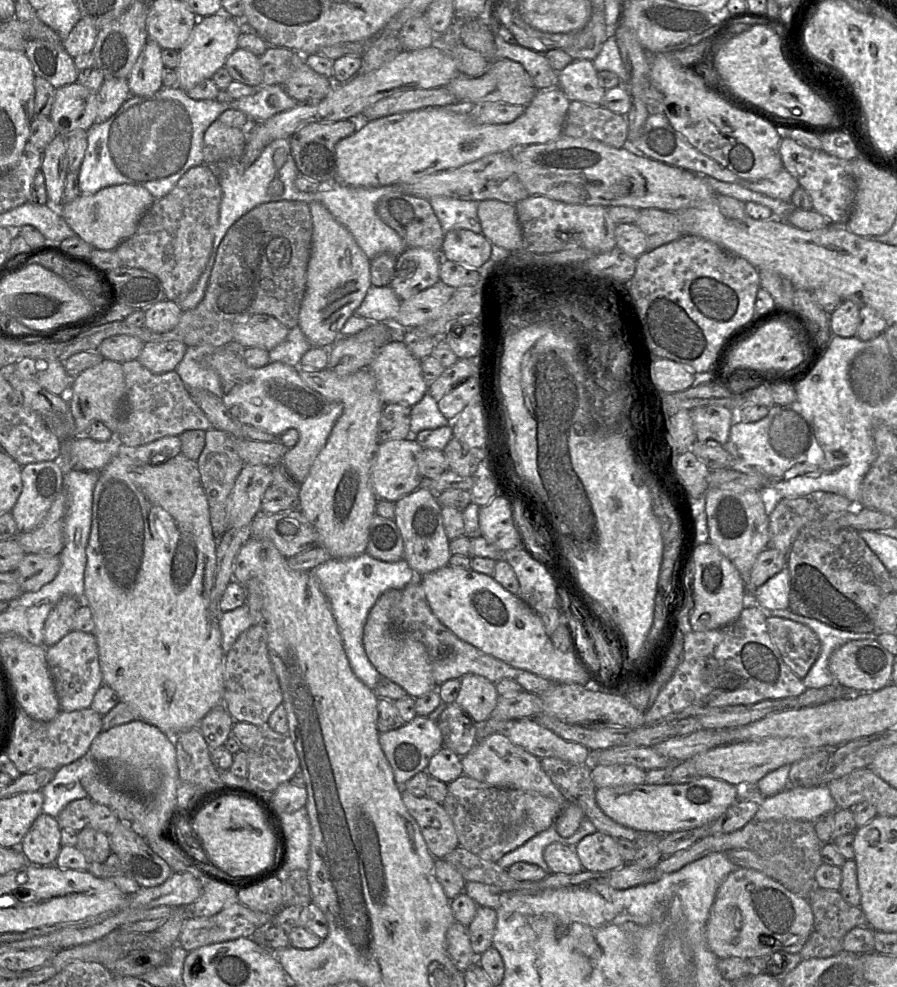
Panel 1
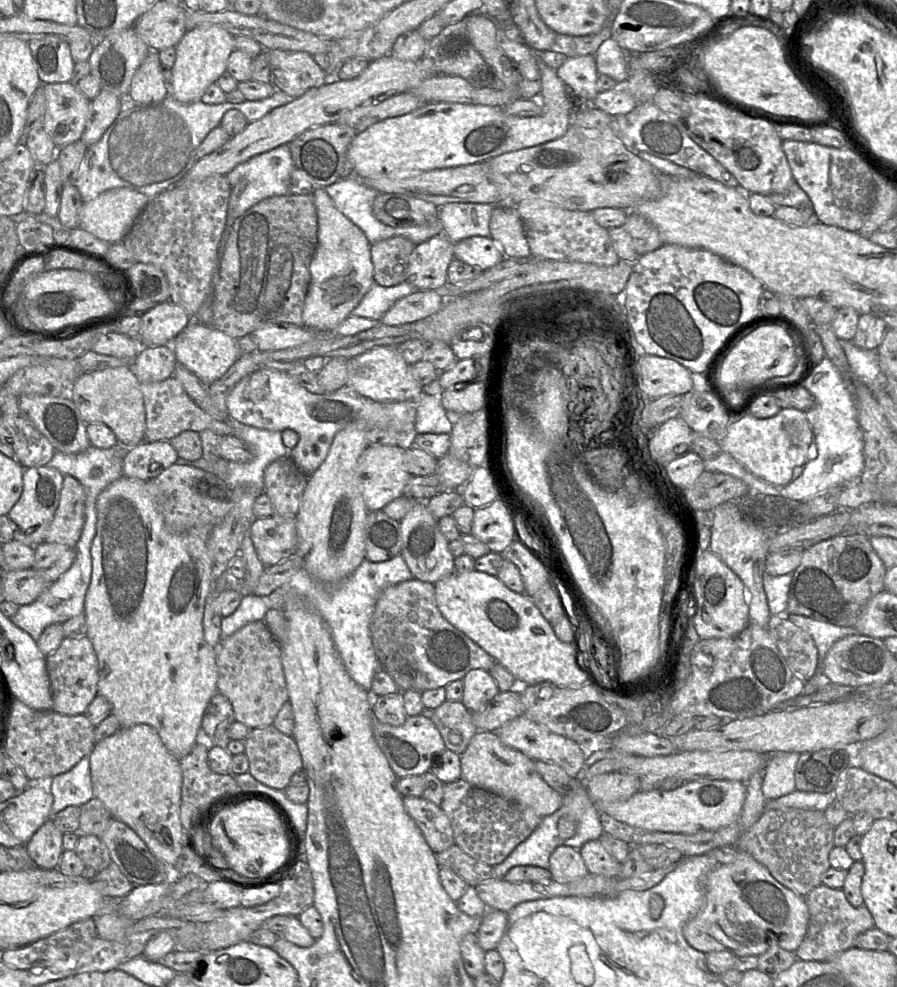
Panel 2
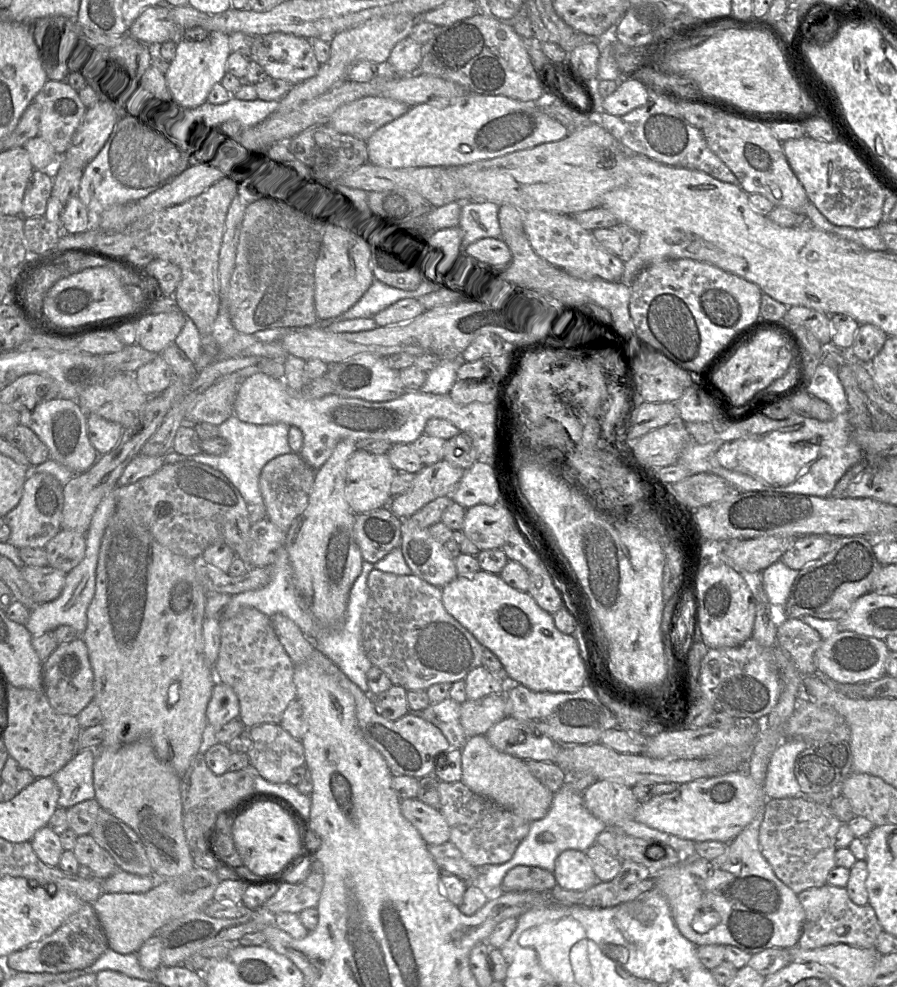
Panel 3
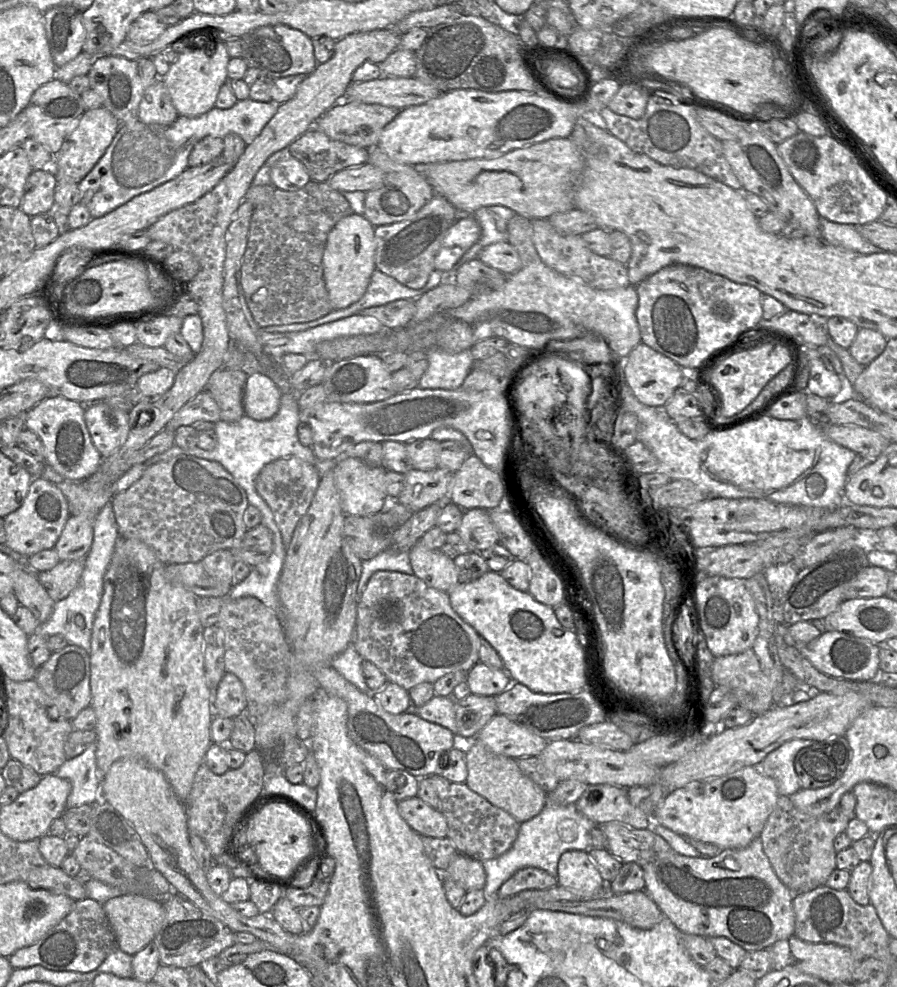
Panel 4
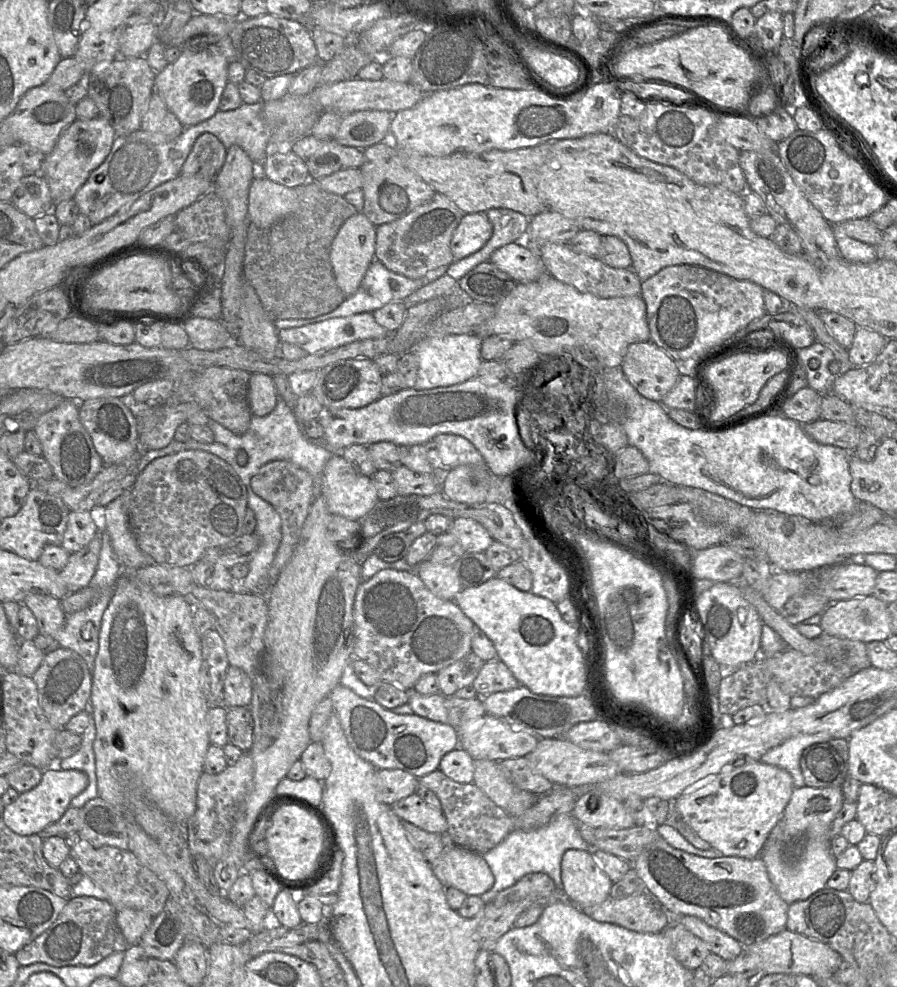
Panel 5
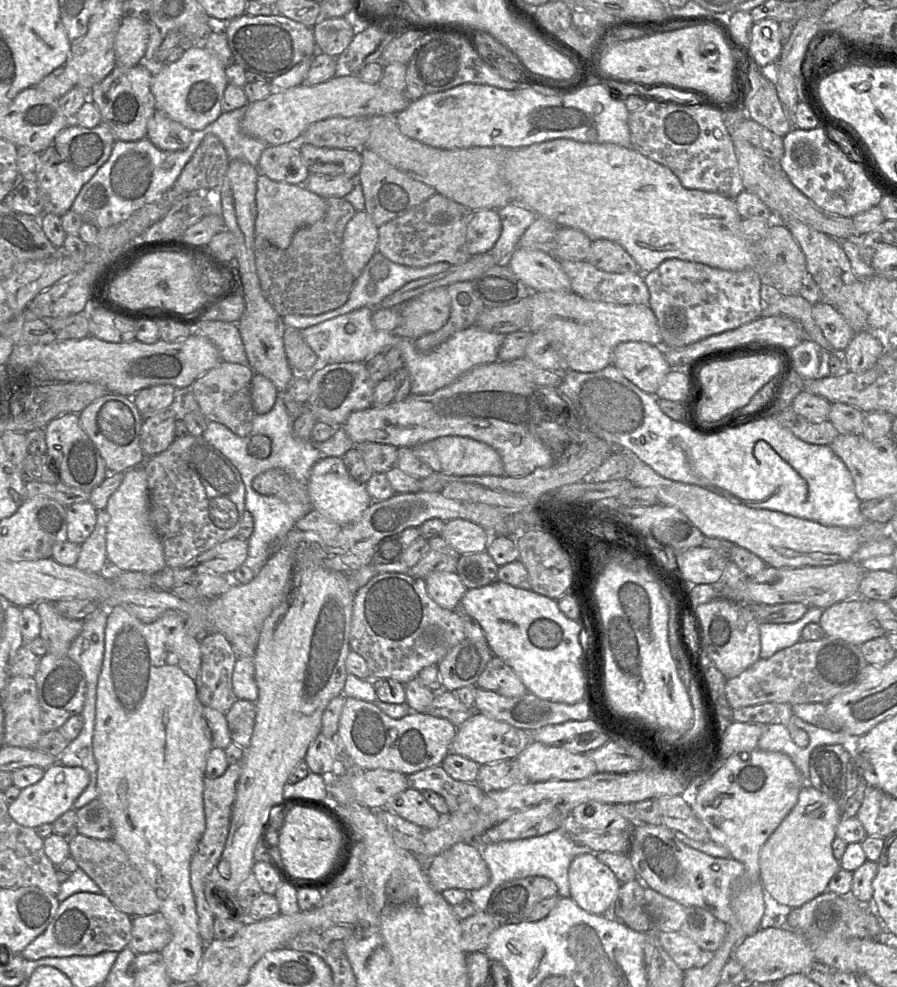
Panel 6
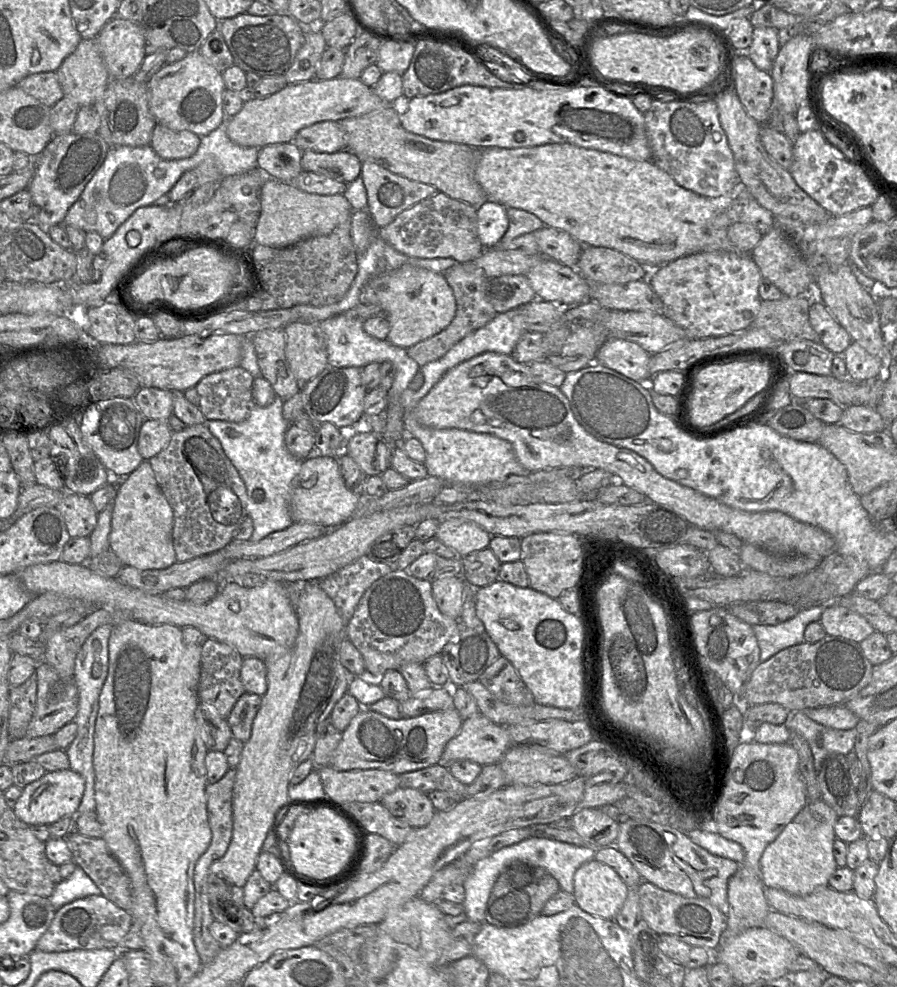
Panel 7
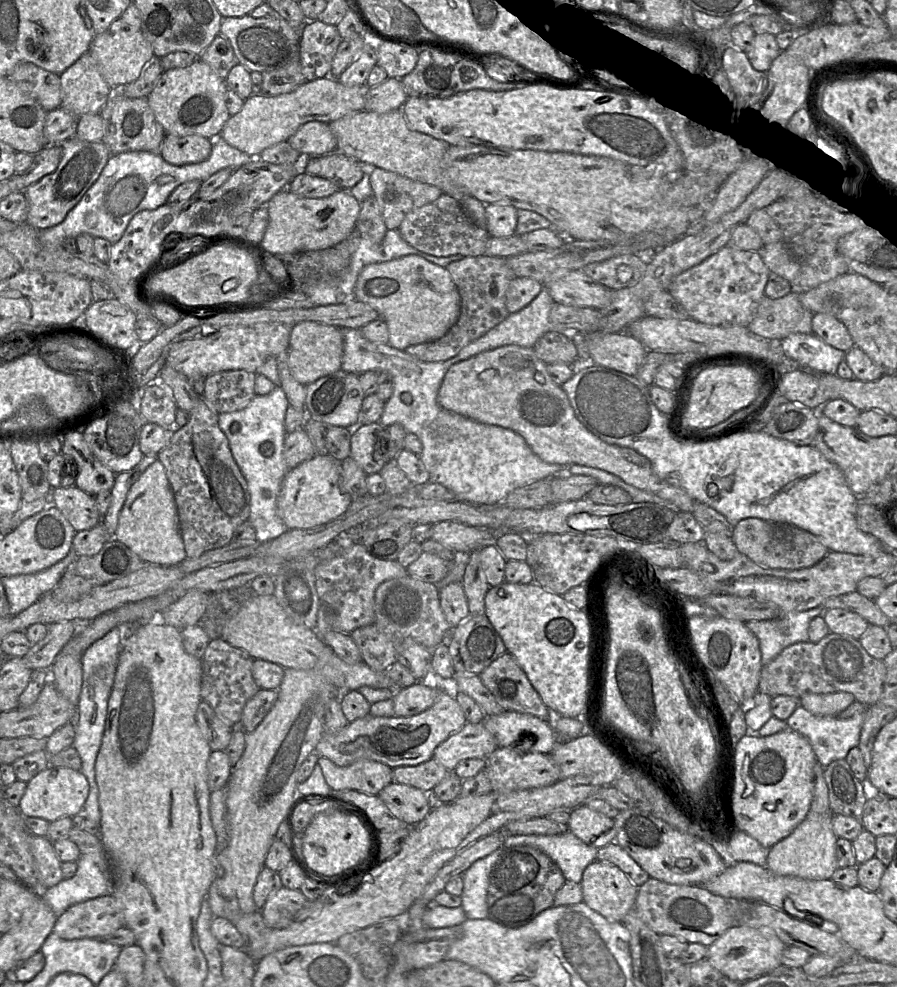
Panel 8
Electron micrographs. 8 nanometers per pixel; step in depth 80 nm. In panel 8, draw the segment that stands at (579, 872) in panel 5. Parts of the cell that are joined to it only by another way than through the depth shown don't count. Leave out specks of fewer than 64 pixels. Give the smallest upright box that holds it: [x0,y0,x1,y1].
[580,861,639,922]

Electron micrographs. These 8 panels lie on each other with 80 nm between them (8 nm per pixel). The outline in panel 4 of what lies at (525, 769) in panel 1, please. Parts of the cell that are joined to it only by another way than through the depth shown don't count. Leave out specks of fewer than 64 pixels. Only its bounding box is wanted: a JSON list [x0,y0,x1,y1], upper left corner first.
[465,740,548,823]

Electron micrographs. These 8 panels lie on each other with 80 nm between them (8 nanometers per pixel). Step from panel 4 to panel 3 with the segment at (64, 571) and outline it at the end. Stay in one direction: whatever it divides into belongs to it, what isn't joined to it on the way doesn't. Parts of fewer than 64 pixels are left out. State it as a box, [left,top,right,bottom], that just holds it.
[20,566,67,604]

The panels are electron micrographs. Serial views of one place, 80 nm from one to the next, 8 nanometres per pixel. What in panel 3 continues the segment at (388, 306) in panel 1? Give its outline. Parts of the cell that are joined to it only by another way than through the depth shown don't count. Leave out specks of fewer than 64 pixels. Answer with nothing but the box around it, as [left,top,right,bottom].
[311,277,434,327]

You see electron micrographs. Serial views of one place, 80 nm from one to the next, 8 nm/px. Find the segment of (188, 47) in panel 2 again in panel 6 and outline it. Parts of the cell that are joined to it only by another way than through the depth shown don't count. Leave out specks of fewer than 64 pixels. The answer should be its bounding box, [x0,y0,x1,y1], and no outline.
[151,46,228,130]

